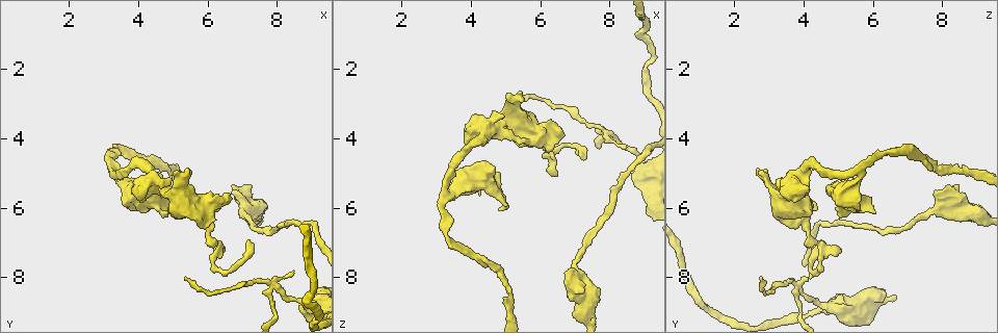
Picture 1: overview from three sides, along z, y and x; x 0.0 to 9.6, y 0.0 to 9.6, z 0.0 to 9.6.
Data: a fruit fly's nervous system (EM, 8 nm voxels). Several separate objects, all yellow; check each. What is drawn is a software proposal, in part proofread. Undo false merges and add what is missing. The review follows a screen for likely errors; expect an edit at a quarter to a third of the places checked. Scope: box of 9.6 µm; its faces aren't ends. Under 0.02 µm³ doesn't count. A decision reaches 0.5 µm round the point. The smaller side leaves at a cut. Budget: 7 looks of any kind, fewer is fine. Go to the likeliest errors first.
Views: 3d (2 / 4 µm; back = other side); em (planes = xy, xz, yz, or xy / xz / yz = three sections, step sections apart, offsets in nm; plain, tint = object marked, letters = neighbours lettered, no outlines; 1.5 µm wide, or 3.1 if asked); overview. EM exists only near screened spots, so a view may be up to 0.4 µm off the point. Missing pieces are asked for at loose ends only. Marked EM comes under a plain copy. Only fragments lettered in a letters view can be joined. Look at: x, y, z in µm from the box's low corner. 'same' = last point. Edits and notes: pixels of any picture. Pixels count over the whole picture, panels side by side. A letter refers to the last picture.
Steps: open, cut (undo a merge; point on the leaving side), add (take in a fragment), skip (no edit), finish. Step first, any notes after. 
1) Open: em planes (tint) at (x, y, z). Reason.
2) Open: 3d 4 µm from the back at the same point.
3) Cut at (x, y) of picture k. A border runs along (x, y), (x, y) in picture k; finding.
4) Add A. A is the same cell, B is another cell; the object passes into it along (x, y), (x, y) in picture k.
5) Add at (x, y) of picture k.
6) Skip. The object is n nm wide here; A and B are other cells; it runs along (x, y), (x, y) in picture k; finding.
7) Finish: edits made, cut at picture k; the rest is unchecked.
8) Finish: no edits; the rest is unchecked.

Open: 3d 2 µm at (6.90, 5.50, 8.60). Stops while still wide.

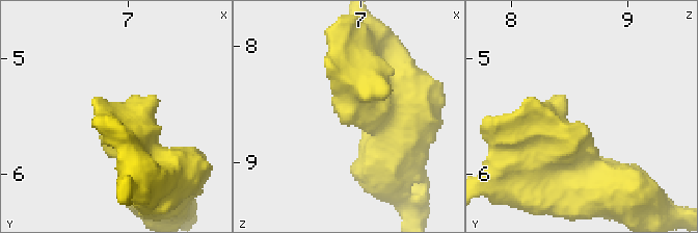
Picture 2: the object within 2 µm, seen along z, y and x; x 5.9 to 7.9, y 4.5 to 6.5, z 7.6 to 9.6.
Open: em yz step 8 (letters) at (6.88, 5.56, 8.62). Shape alone is not enough.

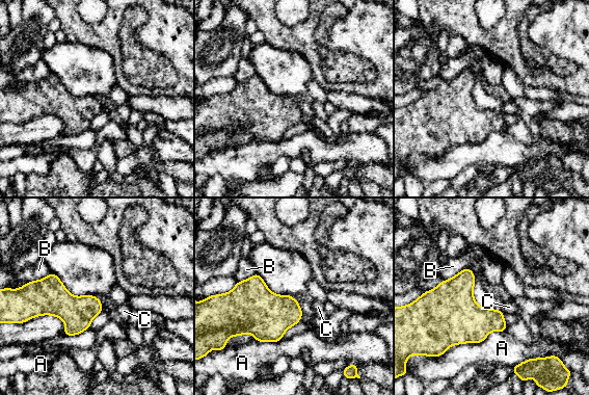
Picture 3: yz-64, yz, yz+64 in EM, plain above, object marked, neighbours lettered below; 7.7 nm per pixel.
Skip. A, B and C are other cells; a border runs along (499, 310), (503, 314) in picture 3; none of them fits.

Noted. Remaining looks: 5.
Open: em planes (letters) at (7.10, 6.95, 4.50). An open end.

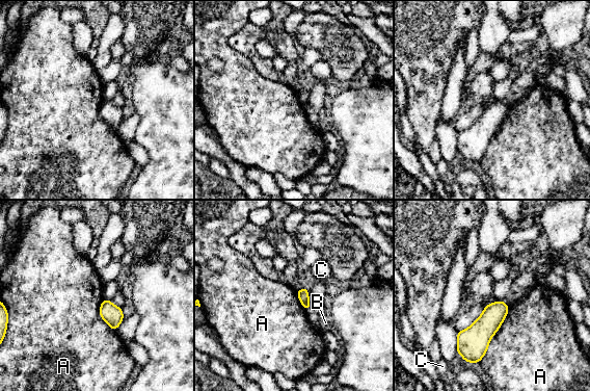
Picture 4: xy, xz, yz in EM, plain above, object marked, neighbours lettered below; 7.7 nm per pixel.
Skip. A, B and C are other cells; a border runs along (509, 306), (506, 317), (479, 362) in picture 4; none of them fits.

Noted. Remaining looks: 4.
Open: em planes (tint) at (3.25, 4.95, 5.50). A fork.

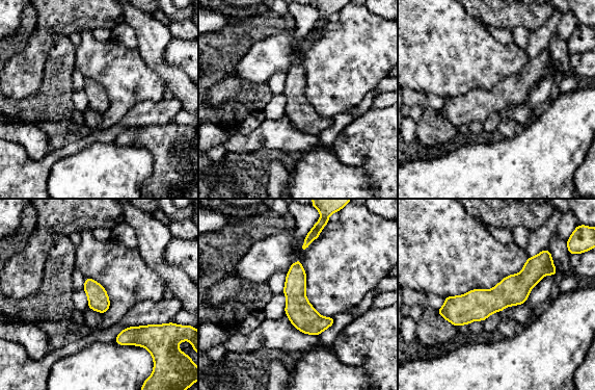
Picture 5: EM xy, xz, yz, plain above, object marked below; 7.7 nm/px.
Open: em planes (letters) at the same point.

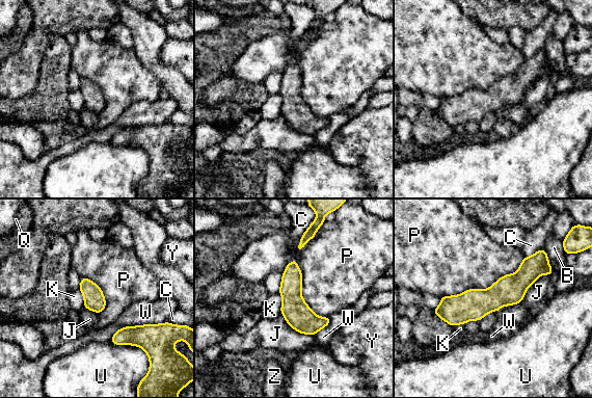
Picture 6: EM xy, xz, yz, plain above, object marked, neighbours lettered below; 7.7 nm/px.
Skip. B, C, J, K, P, Q, U, W, Y and Z are other cells; a border runs along (525, 256), (485, 289), (440, 297) in picture 6; continuous, no second cell.

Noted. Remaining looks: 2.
Finish: no edits; the rest is unchecked.

